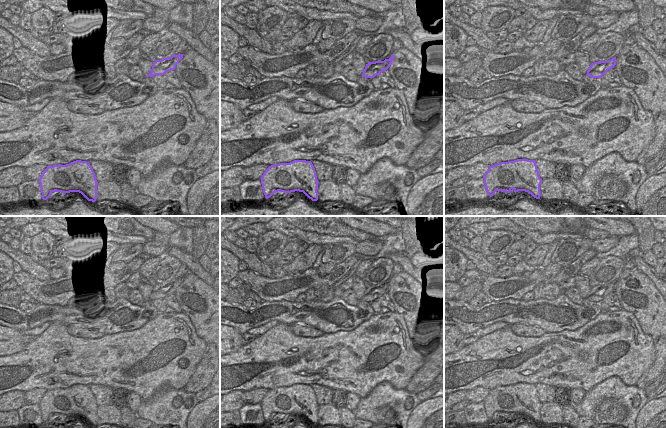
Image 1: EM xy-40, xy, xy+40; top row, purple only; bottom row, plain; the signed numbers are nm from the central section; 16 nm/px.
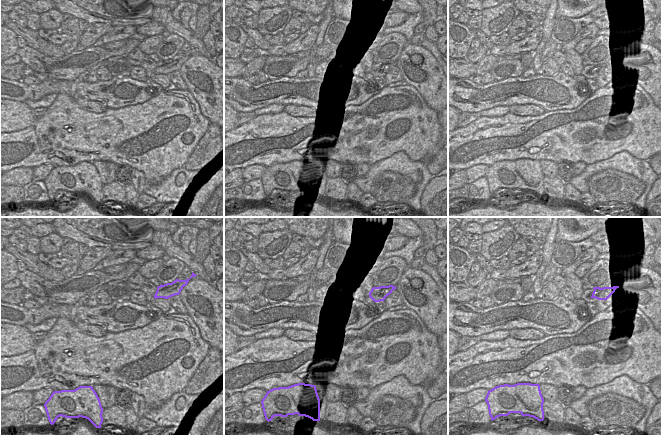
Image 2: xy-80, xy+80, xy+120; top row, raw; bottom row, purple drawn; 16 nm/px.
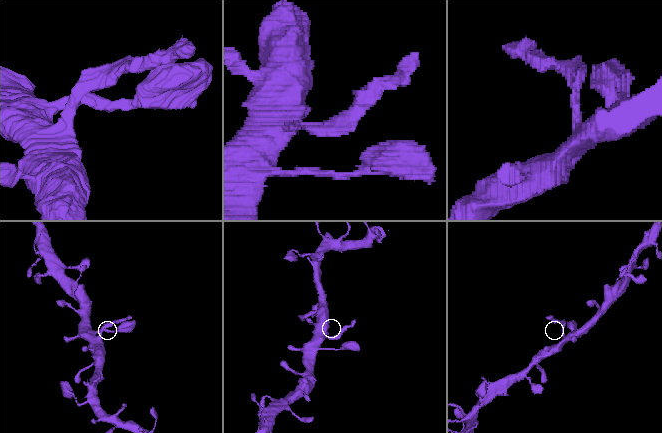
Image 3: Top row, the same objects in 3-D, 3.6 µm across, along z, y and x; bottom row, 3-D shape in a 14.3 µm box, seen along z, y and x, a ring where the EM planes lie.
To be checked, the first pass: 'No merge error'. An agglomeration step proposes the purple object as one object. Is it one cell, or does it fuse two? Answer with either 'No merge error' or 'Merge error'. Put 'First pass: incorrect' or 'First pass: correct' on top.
First pass: incorrect
Merge error

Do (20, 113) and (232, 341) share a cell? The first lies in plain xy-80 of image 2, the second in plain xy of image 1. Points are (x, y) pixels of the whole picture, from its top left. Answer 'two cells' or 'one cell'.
one cell

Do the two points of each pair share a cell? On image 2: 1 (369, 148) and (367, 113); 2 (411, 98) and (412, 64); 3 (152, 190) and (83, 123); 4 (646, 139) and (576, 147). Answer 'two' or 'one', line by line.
1: one
2: two
3: two
4: one

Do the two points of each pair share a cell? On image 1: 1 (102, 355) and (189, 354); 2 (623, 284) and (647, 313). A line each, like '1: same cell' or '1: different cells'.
1: same cell
2: same cell

